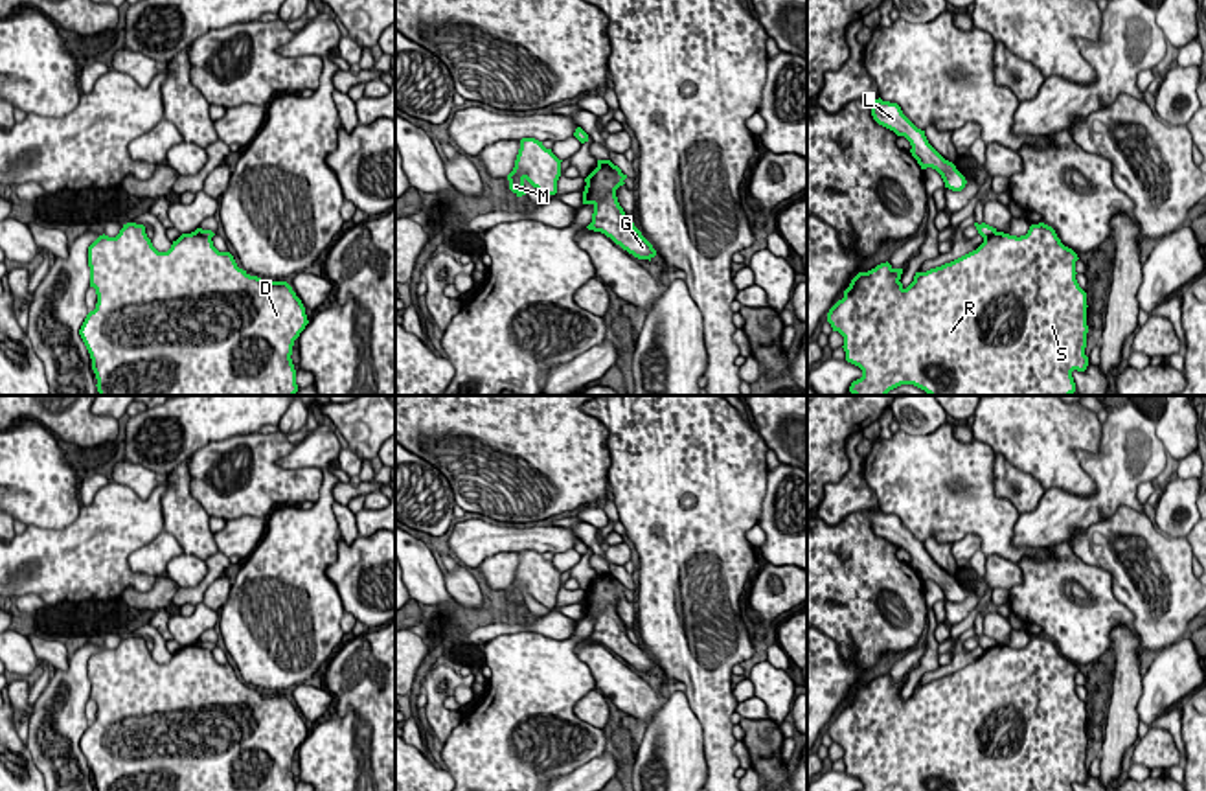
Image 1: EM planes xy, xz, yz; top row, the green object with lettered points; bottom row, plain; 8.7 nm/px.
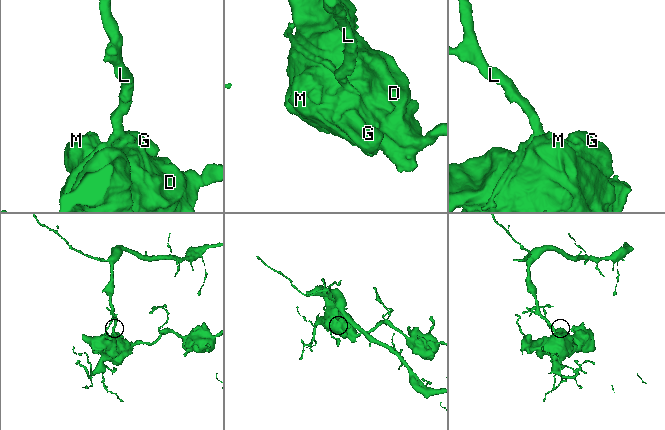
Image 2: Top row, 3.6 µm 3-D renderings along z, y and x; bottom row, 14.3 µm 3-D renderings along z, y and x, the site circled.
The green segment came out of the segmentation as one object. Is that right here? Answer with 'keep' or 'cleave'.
cleave

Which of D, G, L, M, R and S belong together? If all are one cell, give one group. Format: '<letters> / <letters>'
D G M R S / L

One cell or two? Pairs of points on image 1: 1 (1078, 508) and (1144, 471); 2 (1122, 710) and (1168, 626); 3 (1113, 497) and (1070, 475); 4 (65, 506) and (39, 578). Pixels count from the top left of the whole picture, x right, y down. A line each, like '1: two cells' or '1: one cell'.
1: one cell
2: two cells
3: two cells
4: two cells

